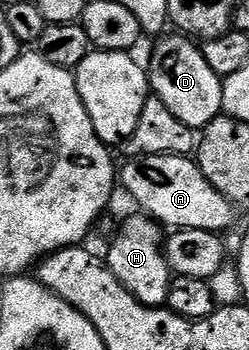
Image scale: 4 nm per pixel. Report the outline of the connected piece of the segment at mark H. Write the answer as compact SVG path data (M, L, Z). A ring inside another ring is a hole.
M136 213L121 227L117 240L109 247L107 265L117 280L145 307L165 307L171 272L165 257L162 228L156 219L144 213ZM161 230L161 231L160 231Z

